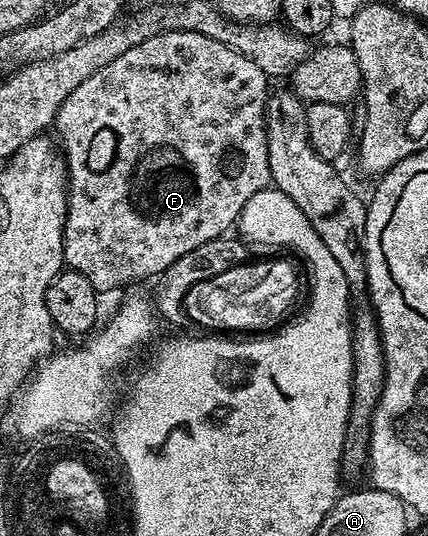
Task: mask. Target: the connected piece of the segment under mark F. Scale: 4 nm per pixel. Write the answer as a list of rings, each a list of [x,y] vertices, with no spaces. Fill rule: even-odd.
[[[162,32],[159,36],[140,42],[140,46],[132,46],[125,54],[120,54],[108,66],[96,70],[60,106],[54,115],[53,131],[58,131],[61,151],[66,161],[68,177],[68,195],[66,198],[66,221],[64,222],[64,254],[66,264],[73,271],[84,274],[88,282],[92,282],[95,292],[105,294],[122,288],[125,284],[134,284],[137,280],[157,278],[176,258],[196,250],[196,246],[204,246],[204,242],[212,242],[218,236],[226,236],[229,228],[233,229],[238,222],[239,214],[244,210],[248,198],[261,188],[271,183],[268,166],[268,138],[266,137],[266,92],[268,77],[252,62],[252,58],[244,58],[242,52],[224,46],[224,42],[216,42],[216,38],[208,38],[195,32]]]

